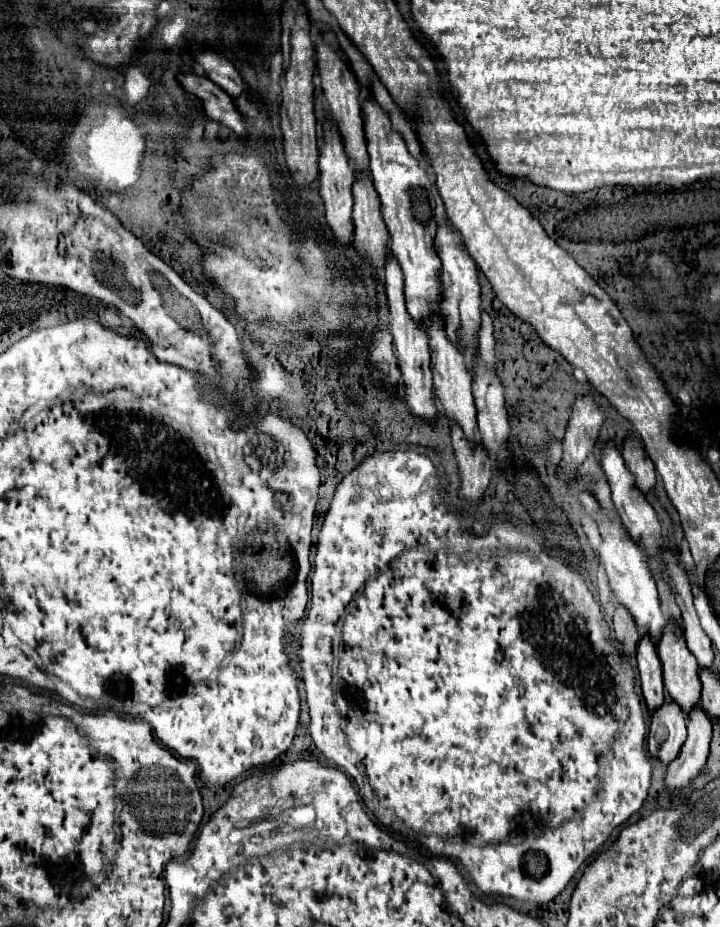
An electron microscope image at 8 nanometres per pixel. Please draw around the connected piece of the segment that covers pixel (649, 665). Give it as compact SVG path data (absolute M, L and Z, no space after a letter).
M642 637L638 645L638 671L640 671L640 687L646 701L648 711L654 711L664 701L664 685L662 685L662 667L656 653L656 645L650 637Z

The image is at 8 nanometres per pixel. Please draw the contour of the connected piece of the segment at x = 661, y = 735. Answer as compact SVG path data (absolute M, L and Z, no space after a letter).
M666 699L666 703L652 715L648 733L648 753L662 765L670 765L682 743L686 741L686 713Z

